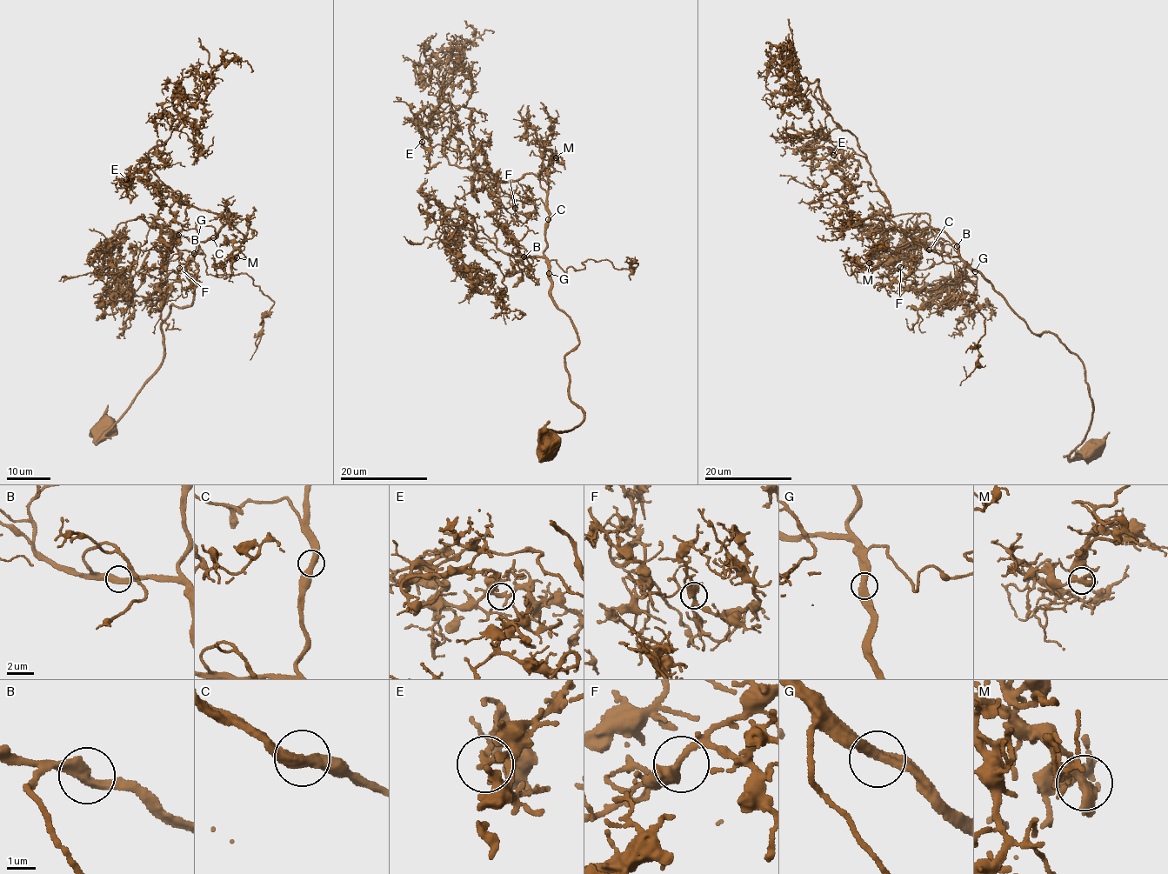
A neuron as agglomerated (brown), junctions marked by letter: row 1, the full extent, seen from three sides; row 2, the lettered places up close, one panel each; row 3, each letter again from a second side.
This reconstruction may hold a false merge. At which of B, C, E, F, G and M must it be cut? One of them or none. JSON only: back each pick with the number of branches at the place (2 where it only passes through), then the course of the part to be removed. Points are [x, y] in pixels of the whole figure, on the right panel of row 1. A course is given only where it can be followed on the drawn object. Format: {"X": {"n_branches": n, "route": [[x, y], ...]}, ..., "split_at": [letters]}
{"split_at": []}

